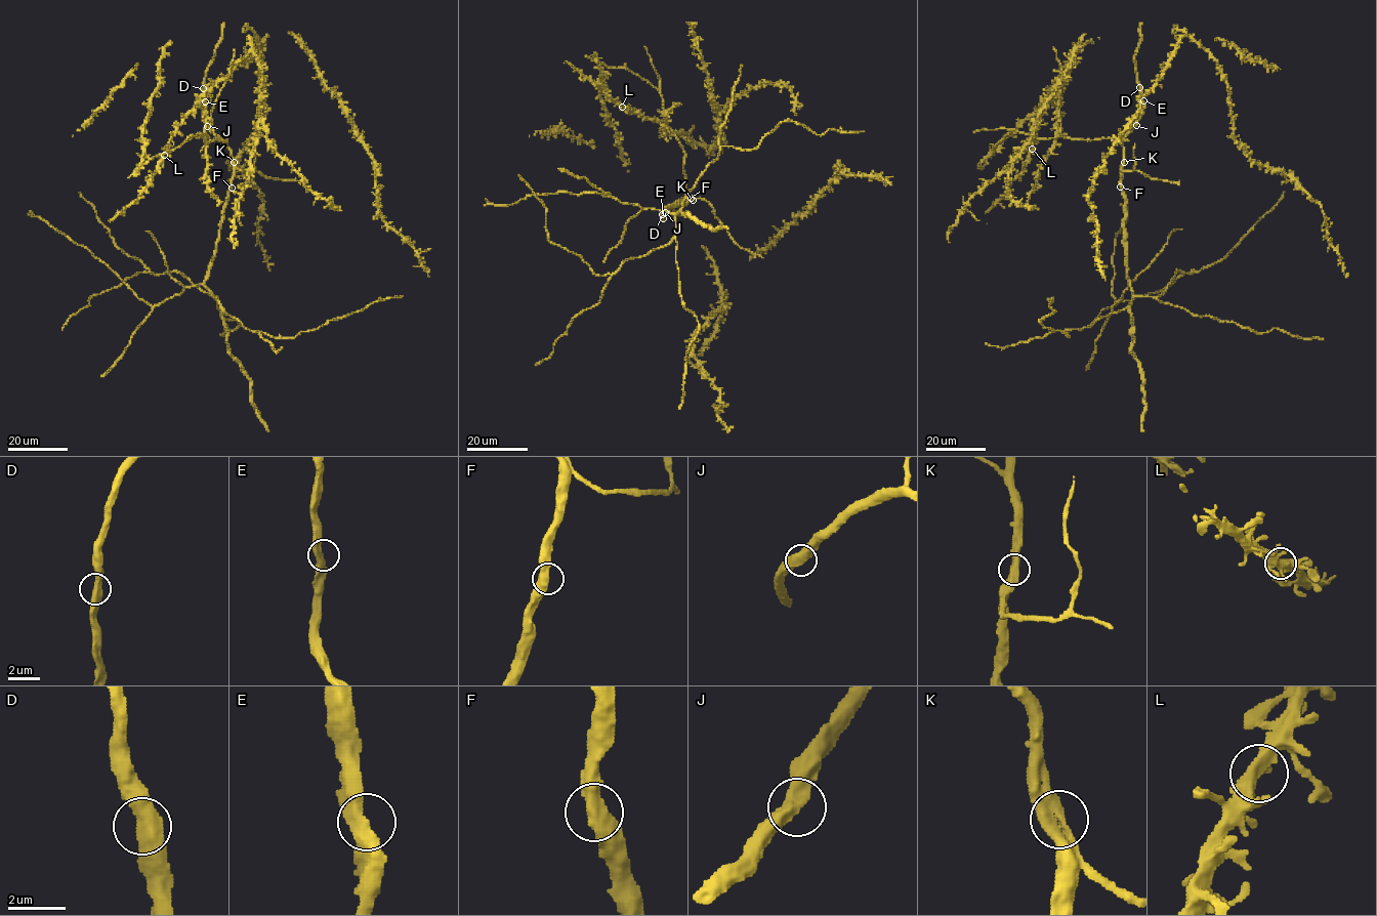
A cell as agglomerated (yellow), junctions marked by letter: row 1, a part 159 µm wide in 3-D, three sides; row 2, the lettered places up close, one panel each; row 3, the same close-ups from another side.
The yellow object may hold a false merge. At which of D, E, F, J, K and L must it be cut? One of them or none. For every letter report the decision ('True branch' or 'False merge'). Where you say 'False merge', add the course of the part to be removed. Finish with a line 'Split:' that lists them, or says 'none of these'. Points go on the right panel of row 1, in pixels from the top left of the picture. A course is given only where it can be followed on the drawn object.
D: True branch
E: True branch
F: True branch
J: True branch
K: True branch
L: True branch
Split: none of these

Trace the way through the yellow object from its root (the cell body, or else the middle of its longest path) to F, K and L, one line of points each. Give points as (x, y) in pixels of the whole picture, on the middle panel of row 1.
F: (662, 217), (675, 203), (693, 199), (691, 198)
K: (662, 217), (679, 200), (693, 200)
L: (662, 217), (685, 197), (685, 152), (674, 135), (665, 133), (666, 128), (662, 124), (622, 107)

